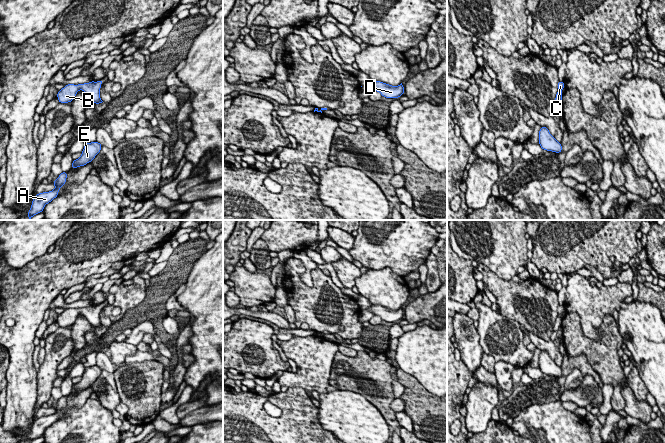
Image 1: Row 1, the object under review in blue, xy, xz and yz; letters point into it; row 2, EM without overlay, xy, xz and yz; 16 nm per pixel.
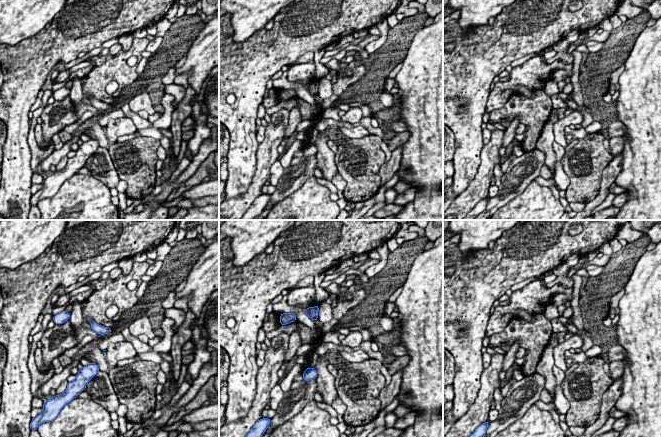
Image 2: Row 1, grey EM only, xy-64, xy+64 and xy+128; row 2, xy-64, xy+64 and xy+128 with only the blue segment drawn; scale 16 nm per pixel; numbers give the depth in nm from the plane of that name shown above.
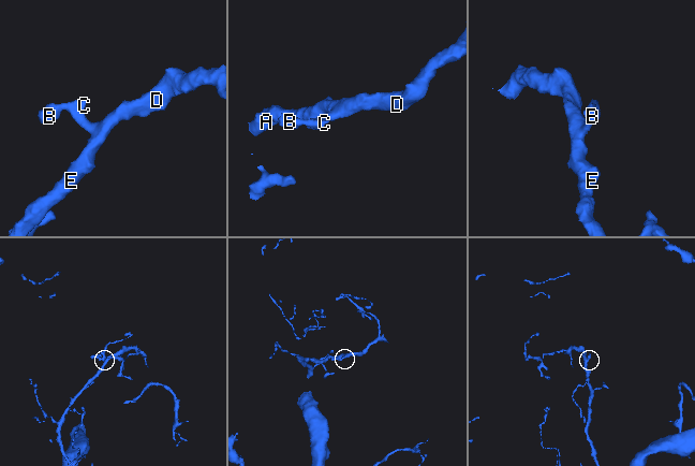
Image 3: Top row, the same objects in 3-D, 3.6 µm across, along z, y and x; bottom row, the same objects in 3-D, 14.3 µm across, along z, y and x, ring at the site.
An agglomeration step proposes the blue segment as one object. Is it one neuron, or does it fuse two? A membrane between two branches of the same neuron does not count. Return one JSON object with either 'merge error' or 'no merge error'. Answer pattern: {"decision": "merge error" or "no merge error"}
{"decision": "no merge error"}

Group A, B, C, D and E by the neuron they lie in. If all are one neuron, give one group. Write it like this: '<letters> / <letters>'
A B C D E

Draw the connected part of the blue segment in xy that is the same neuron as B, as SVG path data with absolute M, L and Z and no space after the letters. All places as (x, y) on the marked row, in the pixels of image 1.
M103 80L97 82L91 81L89 83L78 85L67 84L64 88L58 91L57 98L59 103L72 102L77 92L79 90L83 90L92 102L95 104L100 104L103 102L100 98L100 88L102 83Z

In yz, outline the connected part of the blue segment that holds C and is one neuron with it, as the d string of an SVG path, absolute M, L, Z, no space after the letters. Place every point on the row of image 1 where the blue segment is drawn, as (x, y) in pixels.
M561 81L558 82L558 92L557 92L556 98L553 102L553 107L557 108L558 105L562 102L562 97L563 97L562 90L563 90L564 86L565 86L564 82L561 82Z

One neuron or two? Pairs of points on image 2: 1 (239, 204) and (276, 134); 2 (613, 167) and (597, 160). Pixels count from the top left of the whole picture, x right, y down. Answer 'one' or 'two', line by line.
1: one
2: two

